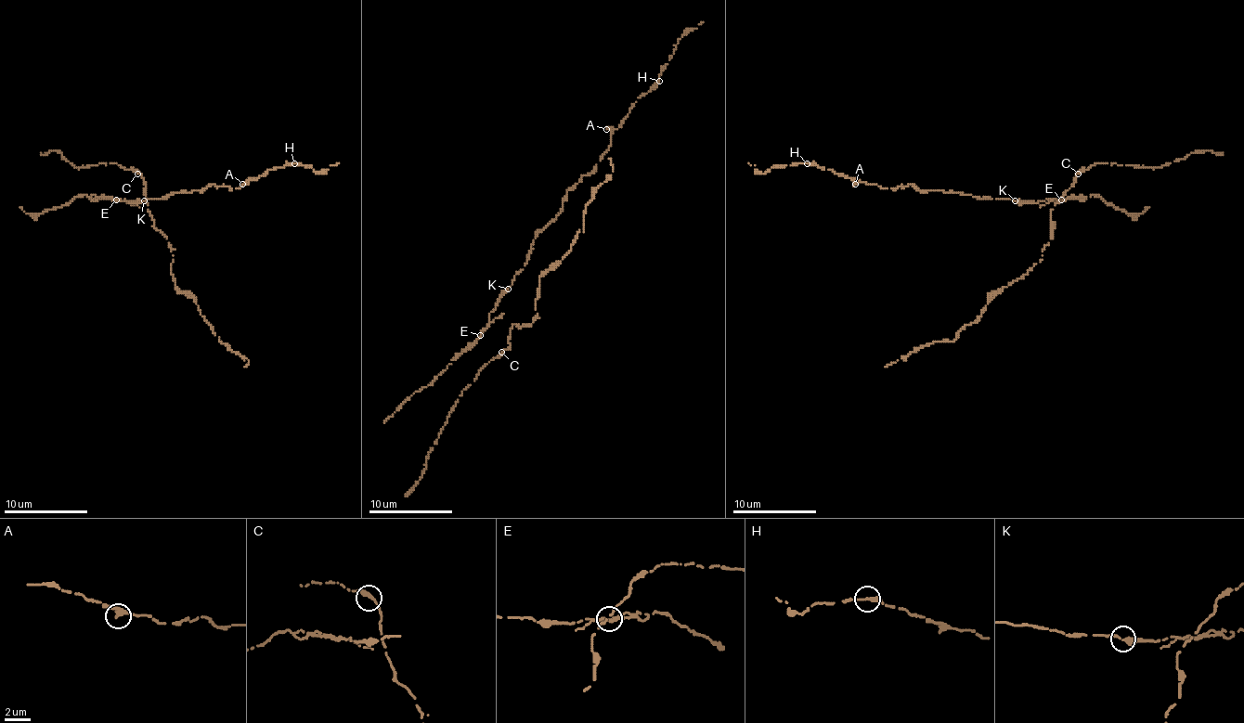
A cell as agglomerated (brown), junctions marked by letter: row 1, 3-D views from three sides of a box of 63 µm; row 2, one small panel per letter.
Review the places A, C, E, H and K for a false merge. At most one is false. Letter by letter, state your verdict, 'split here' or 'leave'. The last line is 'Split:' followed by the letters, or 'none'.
A: leave
C: leave
E: leave
H: leave
K: leave
Split: none

